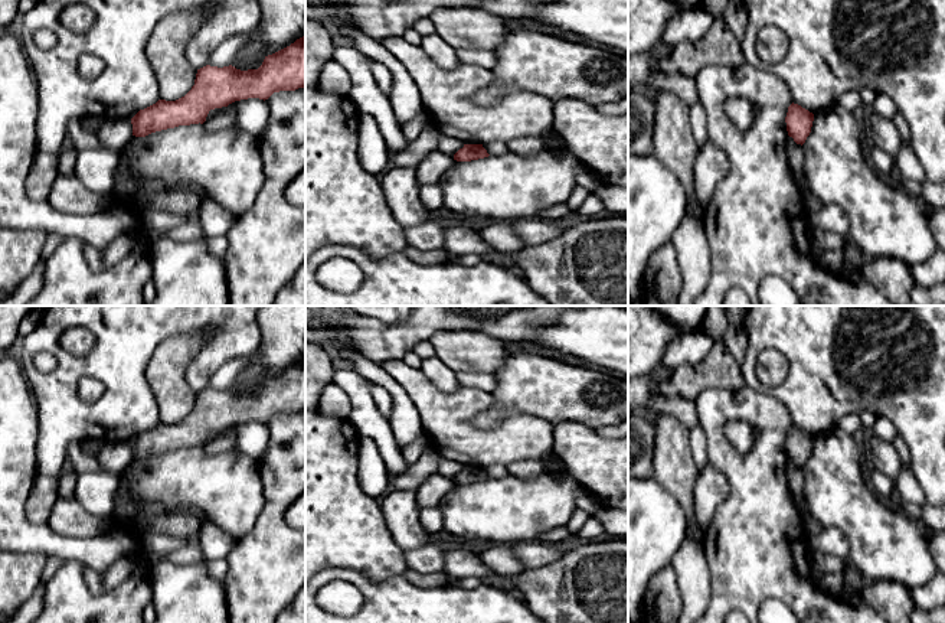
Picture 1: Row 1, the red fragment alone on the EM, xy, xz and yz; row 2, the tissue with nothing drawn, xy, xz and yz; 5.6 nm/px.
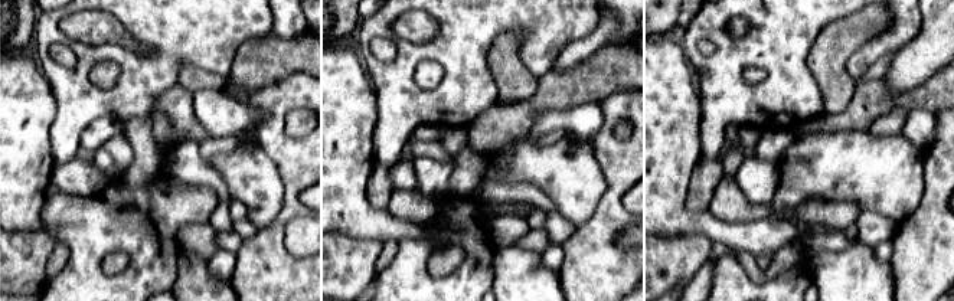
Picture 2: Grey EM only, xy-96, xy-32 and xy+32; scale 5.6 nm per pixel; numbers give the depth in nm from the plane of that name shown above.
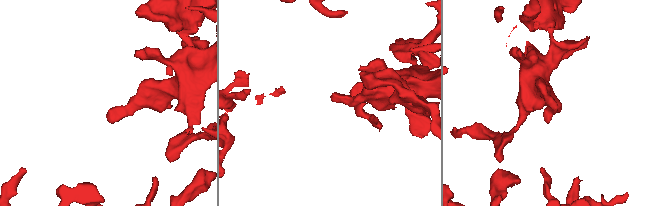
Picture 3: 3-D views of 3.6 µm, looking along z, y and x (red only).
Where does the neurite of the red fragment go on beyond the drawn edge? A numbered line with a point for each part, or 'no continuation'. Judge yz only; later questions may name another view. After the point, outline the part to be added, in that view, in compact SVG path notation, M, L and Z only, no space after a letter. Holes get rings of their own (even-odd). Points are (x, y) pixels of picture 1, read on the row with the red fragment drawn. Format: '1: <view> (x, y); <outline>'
no continuation

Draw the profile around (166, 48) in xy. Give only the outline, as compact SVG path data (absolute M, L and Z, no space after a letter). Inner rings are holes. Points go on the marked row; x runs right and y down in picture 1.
M173 16L157 25L147 43L145 53L157 76L161 100L176 101L194 85L197 71L184 55L193 33L192 19Z

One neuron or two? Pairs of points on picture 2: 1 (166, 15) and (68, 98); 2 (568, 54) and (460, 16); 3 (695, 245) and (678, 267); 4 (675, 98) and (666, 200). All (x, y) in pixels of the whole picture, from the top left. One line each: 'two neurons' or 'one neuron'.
1: one neuron
2: two neurons
3: one neuron
4: one neuron

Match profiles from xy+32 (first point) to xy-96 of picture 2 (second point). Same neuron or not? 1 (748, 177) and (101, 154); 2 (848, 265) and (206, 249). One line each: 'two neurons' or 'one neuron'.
1: one neuron
2: two neurons

